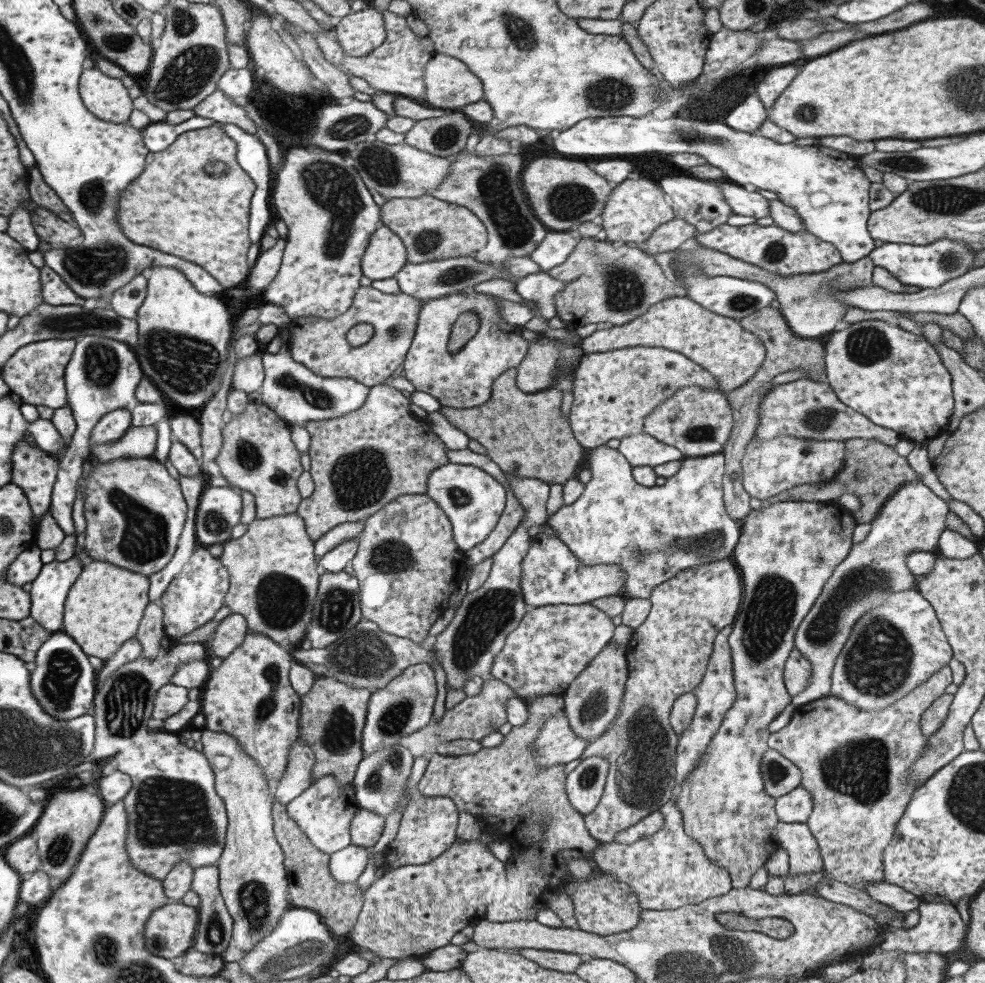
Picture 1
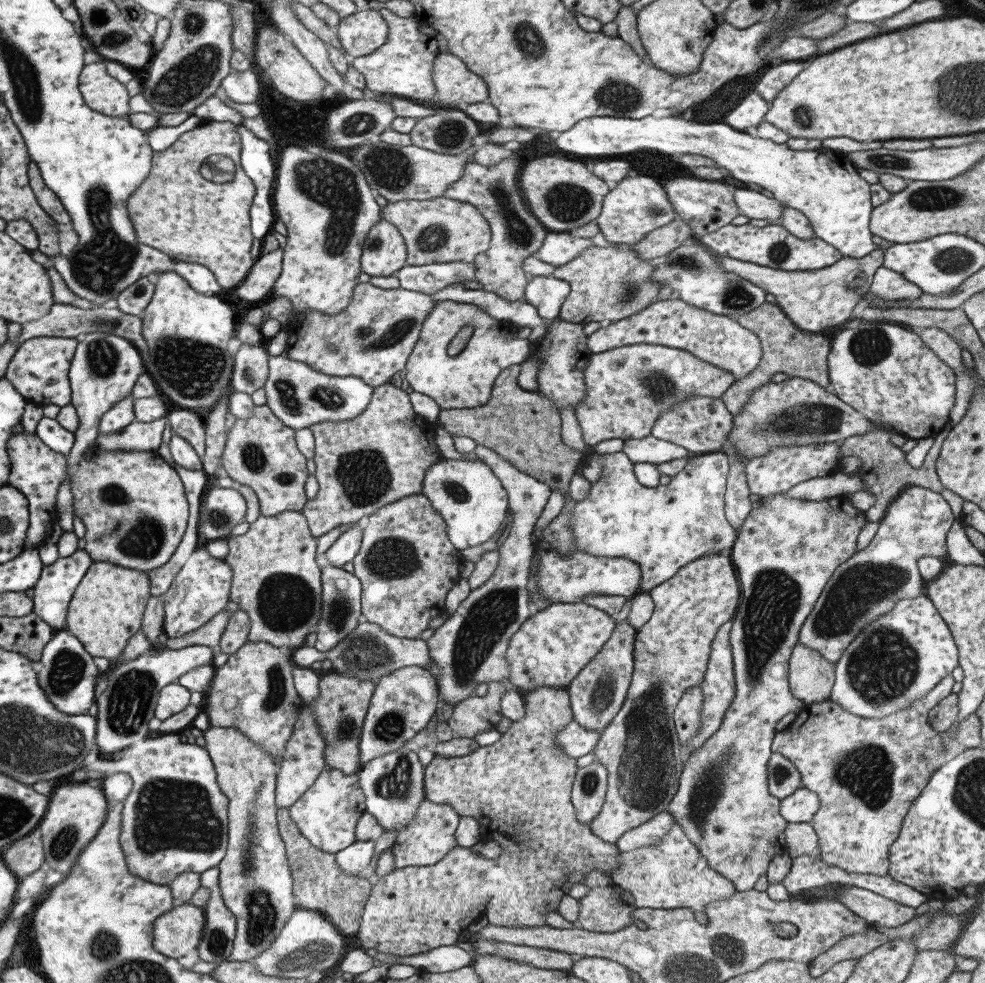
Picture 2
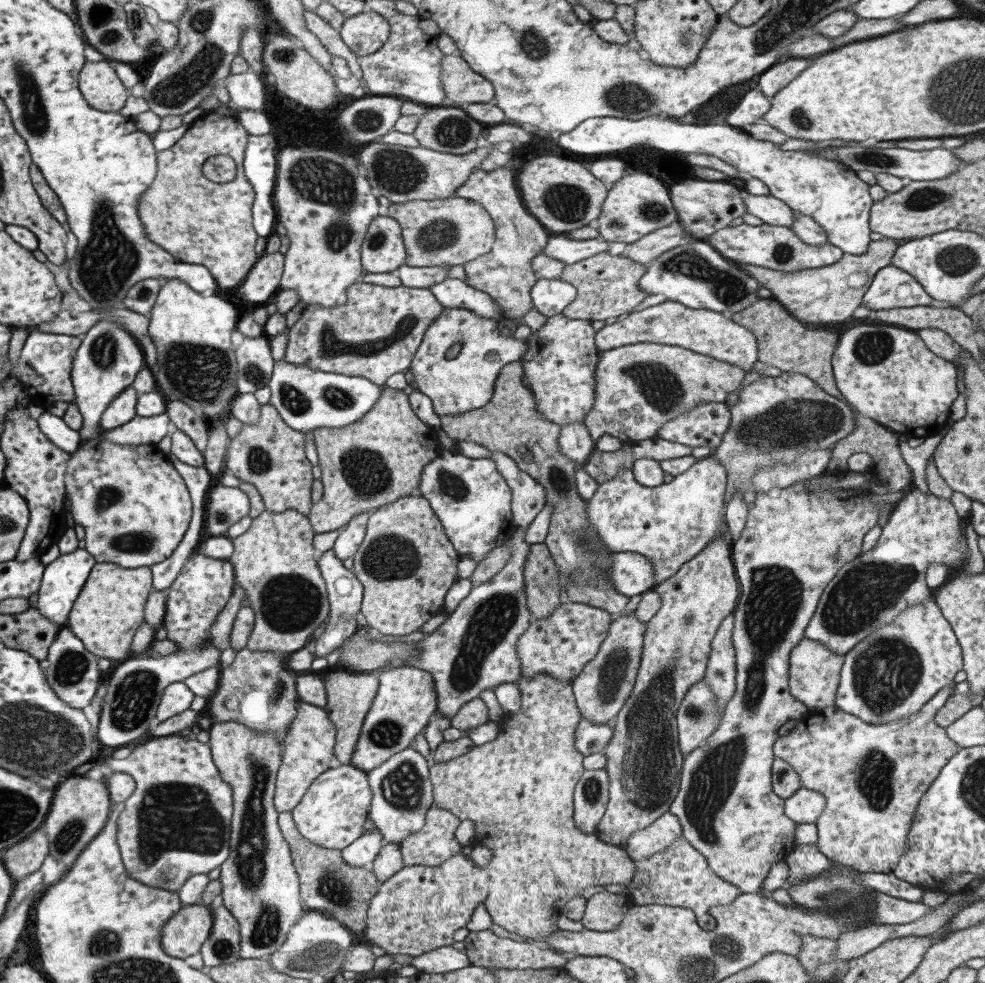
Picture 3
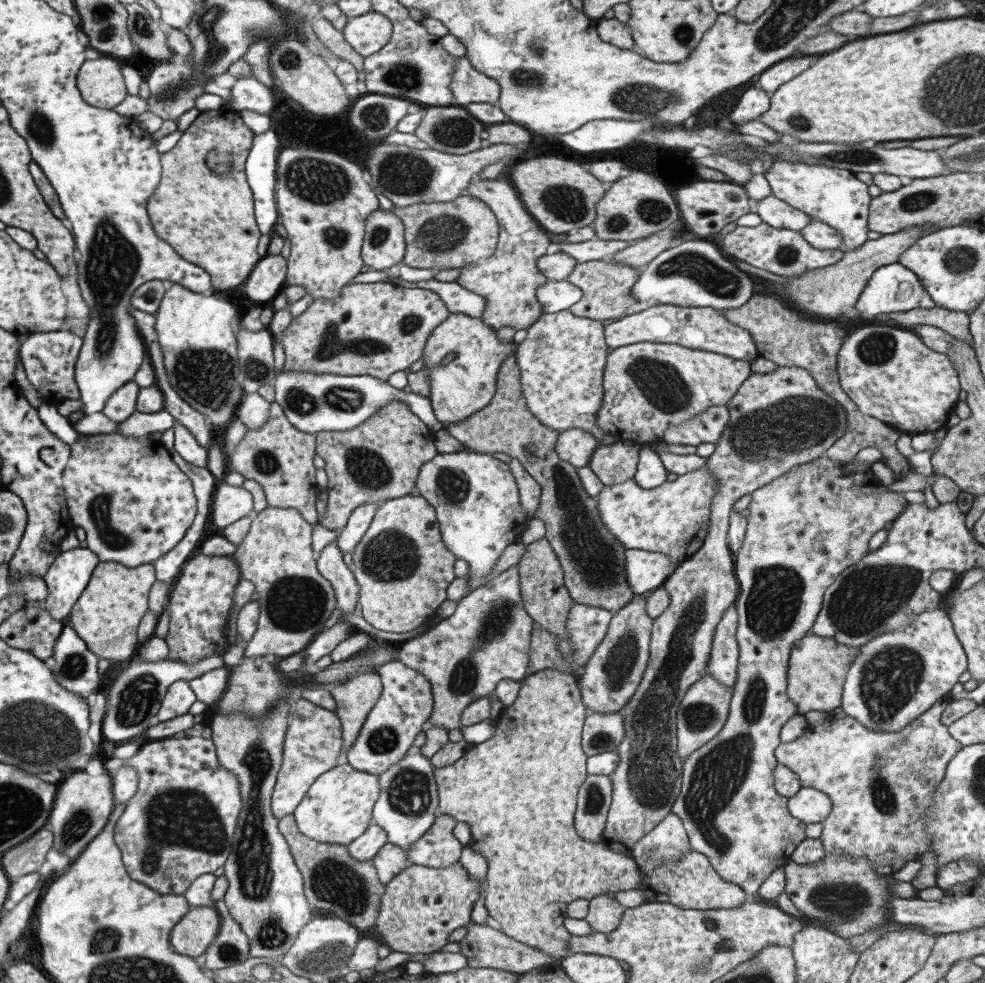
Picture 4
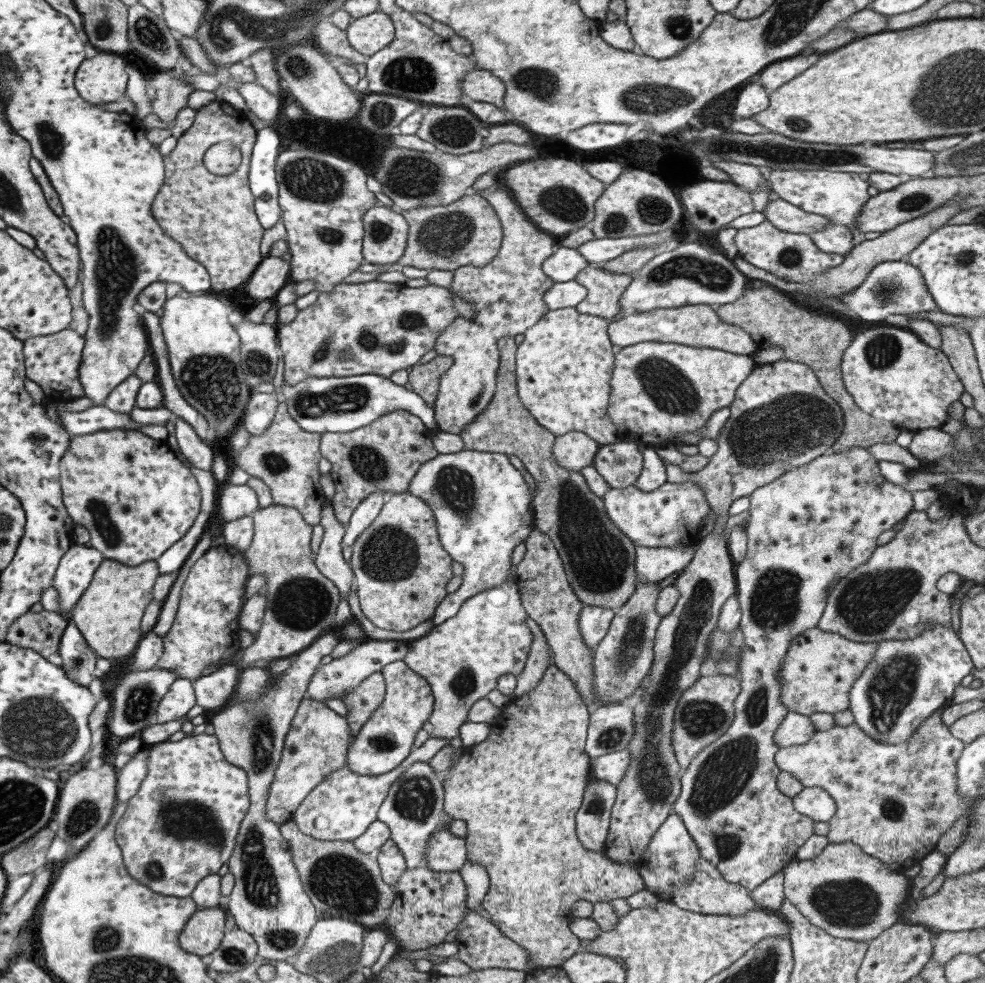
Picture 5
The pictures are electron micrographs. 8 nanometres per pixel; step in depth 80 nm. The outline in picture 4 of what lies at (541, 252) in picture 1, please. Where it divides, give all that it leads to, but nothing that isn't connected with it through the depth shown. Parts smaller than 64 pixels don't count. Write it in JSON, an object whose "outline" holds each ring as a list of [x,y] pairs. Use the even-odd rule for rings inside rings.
{"outline":[[[594,237],[592,240],[579,243],[558,243],[557,252],[563,252],[573,258],[576,263],[589,261],[605,260],[605,257],[611,257],[617,252],[625,249],[630,242],[619,240],[598,240]]]}

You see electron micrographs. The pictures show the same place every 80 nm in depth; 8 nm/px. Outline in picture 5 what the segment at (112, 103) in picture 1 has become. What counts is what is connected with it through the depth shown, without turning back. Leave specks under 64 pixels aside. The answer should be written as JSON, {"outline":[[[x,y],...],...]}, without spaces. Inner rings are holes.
{"outline":[[[100,51],[91,58],[85,58],[80,66],[76,68],[76,91],[89,104],[105,104],[116,101],[125,92],[125,82],[128,82],[128,74],[125,74],[125,71],[125,62],[123,62],[121,55],[105,54],[105,51]]]}

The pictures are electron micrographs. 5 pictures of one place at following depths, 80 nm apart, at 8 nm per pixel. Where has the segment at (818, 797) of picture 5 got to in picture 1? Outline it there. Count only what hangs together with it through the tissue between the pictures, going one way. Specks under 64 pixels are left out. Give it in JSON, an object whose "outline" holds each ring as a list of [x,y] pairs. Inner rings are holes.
{"outline":[[[797,786],[791,792],[776,798],[774,811],[781,822],[805,823],[812,806],[813,801],[810,792],[801,786]]]}

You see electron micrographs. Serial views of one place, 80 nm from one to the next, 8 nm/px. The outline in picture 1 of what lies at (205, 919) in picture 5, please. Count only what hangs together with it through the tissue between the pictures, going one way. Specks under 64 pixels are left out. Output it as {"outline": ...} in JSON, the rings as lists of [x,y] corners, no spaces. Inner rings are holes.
{"outline":[[[180,902],[156,908],[145,921],[143,940],[149,954],[161,958],[175,958],[192,946],[198,923],[196,907]]]}

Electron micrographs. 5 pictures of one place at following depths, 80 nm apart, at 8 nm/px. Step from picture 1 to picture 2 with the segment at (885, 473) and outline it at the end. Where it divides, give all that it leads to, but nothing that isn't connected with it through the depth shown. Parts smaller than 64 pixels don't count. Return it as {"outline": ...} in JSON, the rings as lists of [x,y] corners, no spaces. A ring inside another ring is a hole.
{"outline":[[[946,422],[943,425],[943,428],[935,435],[933,444],[931,444],[931,448],[927,450],[925,460],[923,460],[918,469],[911,468],[909,464],[907,464],[900,447],[895,446],[891,442],[889,432],[879,429],[878,427],[869,429],[865,434],[855,435],[854,437],[844,439],[842,442],[840,442],[838,450],[839,460],[845,458],[846,456],[856,456],[862,460],[861,467],[859,468],[860,477],[862,480],[865,480],[865,491],[871,491],[871,494],[875,497],[875,501],[872,506],[864,512],[866,522],[879,523],[883,518],[886,508],[891,502],[893,502],[893,497],[897,497],[897,494],[900,494],[902,488],[907,487],[908,484],[916,484],[921,488],[928,488],[930,491],[938,492],[938,494],[943,495],[941,490],[943,490],[944,486],[941,484],[941,481],[936,478],[935,461],[938,457],[941,444],[946,438],[950,429],[950,424]],[[862,471],[866,471],[868,475],[865,476]],[[885,472],[887,472],[889,480],[887,480],[887,476],[883,476]],[[880,476],[887,480],[887,482],[881,482],[881,492],[878,490],[877,483],[873,481],[874,477]]]}

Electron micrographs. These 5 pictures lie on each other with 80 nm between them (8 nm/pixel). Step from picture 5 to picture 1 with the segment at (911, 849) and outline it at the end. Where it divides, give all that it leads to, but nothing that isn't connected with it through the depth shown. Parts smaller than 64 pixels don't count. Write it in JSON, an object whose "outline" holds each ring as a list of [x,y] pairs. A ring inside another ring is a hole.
{"outline":[[[945,665],[937,672],[934,672],[925,682],[922,682],[911,692],[902,696],[900,700],[897,700],[897,703],[893,703],[893,705],[888,706],[888,708],[873,713],[855,709],[854,706],[845,703],[845,701],[837,698],[836,696],[828,694],[818,700],[813,700],[811,703],[803,704],[802,706],[795,708],[793,715],[786,726],[781,728],[781,730],[777,730],[777,732],[773,732],[773,734],[769,734],[769,737],[767,737],[767,748],[777,751],[800,771],[800,786],[807,790],[807,792],[810,792],[813,806],[805,824],[809,827],[811,836],[815,838],[820,857],[822,858],[822,869],[826,872],[828,878],[838,882],[848,883],[850,887],[858,889],[864,889],[864,886],[867,883],[883,879],[883,863],[881,854],[885,847],[887,847],[889,840],[891,840],[891,836],[895,830],[895,825],[901,818],[903,810],[905,810],[905,807],[911,798],[912,792],[918,787],[913,783],[905,784],[905,777],[907,777],[909,765],[913,763],[913,760],[917,760],[917,757],[924,752],[925,745],[927,745],[927,737],[923,736],[923,734],[921,734],[921,730],[919,730],[920,717],[938,696],[943,696],[943,690],[945,690],[945,687],[949,686],[951,683],[952,676],[950,668],[948,665]]]}

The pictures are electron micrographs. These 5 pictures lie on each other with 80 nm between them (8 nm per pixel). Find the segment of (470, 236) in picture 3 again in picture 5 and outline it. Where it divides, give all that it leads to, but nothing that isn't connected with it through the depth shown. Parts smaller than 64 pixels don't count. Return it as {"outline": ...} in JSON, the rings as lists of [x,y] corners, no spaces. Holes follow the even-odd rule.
{"outline":[[[476,192],[445,206],[425,206],[401,211],[407,222],[405,251],[395,267],[453,271],[460,267],[481,268],[497,255],[501,245],[501,224],[493,208]]]}

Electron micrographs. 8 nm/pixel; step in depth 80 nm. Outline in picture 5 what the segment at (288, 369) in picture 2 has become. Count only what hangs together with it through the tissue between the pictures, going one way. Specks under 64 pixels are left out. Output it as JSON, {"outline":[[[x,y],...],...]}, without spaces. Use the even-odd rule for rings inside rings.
{"outline":[[[377,375],[357,376],[307,376],[297,384],[281,385],[280,401],[286,404],[289,416],[310,433],[342,433],[361,428],[387,412],[405,410],[417,416],[425,428],[437,428],[431,406],[413,391],[394,384],[388,378]]]}

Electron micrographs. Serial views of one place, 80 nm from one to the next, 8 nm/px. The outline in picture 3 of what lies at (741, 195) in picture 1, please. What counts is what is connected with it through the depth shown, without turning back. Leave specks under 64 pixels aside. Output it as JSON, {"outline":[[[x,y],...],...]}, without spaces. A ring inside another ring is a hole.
{"outline":[[[743,192],[742,199],[746,212],[761,220],[762,223],[773,226],[789,227],[793,225],[794,210],[791,210],[782,200],[771,195],[751,195]]]}

